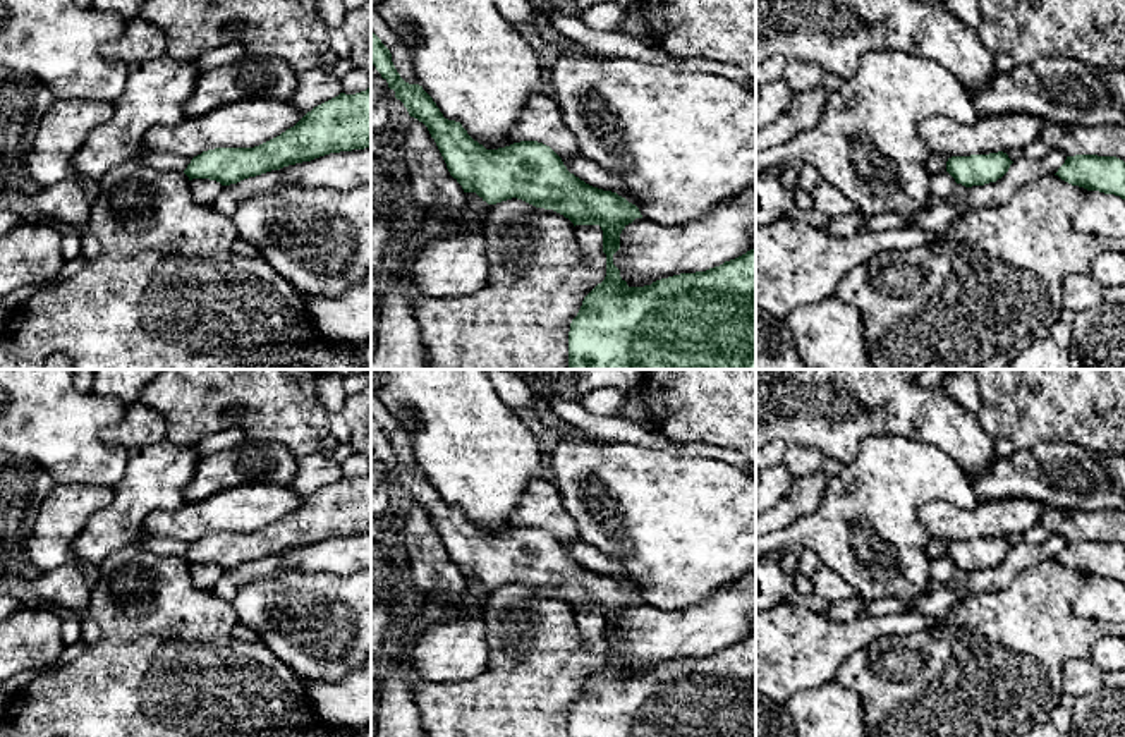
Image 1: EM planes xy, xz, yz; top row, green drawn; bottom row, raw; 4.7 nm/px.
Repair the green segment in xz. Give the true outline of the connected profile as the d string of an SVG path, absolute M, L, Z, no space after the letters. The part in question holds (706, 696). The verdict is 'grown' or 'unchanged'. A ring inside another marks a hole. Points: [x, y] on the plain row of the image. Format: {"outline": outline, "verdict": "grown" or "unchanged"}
{"outline": "M371 414L371 448L395 476L409 500L423 507L435 524L450 560L464 577L476 577L488 589L512 582L536 593L553 594L575 610L599 610L603 615L603 637L606 639L606 661L582 685L577 701L570 708L569 737L756 737L756 632L745 639L725 646L706 656L680 658L661 663L644 672L629 672L613 649L613 639L620 634L620 618L635 603L642 603L639 593L611 576L593 572L570 558L562 543L546 529L520 526L498 534L486 534L474 526L460 507L443 502L433 483L419 469L405 467L397 457L390 435Z", "verdict": "unchanged"}

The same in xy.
{"outline": "M371 472L314 491L294 512L254 533L215 533L194 541L184 558L222 570L289 550L371 533Z", "verdict": "unchanged"}

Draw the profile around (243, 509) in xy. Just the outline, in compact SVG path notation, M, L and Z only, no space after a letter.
M234 486L177 510L153 510L143 521L141 534L194 543L215 533L254 533L294 512L302 502L290 486Z

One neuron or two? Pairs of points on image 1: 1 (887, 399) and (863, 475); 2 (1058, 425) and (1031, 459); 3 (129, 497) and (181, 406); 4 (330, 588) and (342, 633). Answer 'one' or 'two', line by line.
1: two
2: two
3: two
4: one

